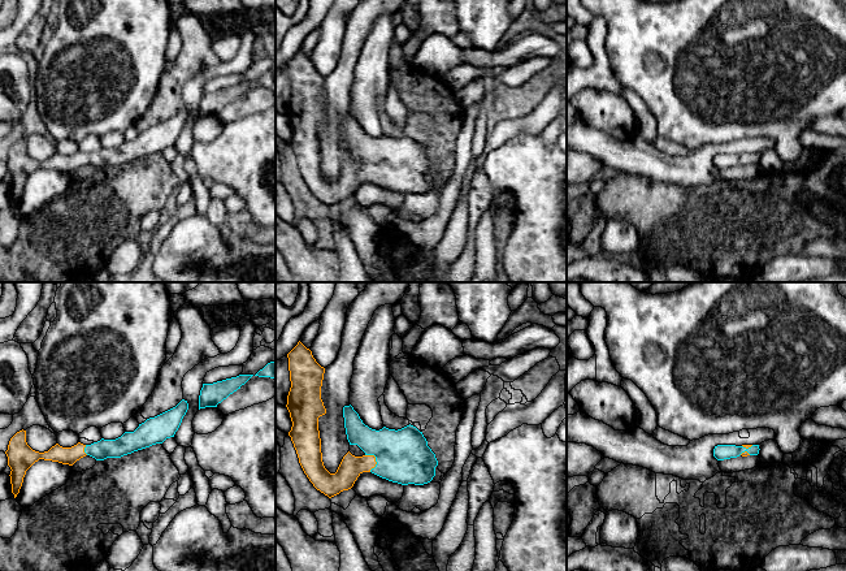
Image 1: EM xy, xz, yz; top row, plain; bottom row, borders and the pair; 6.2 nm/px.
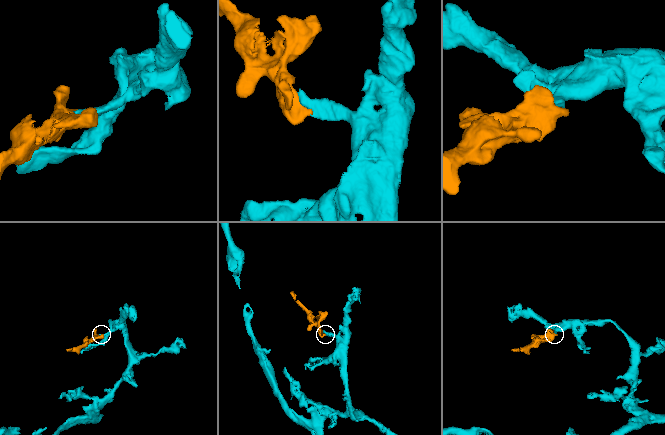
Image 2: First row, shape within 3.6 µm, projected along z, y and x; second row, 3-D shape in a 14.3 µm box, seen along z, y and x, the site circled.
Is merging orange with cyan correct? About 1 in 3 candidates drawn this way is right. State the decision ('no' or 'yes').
yes

